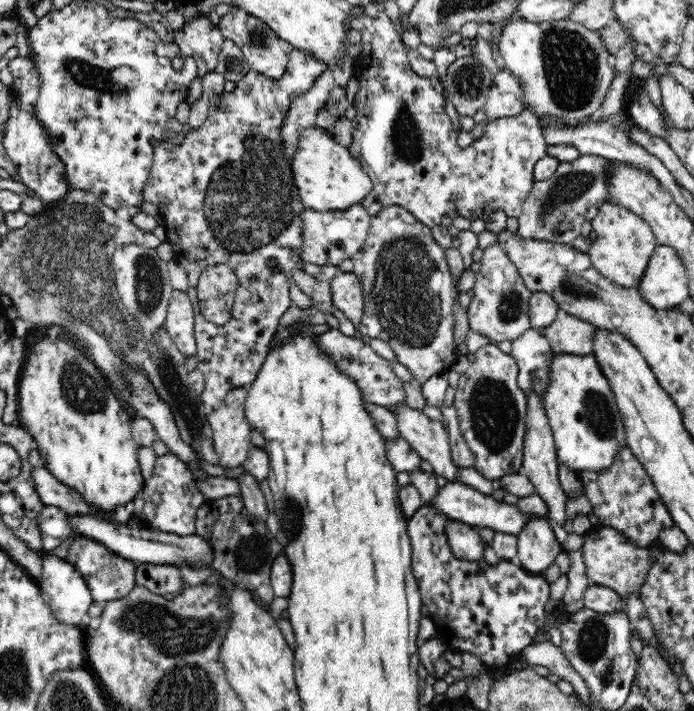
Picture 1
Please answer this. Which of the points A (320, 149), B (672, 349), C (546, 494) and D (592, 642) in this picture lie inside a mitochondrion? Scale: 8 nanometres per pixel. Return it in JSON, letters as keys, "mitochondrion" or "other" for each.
{"A":"other","B":"other","C":"other","D":"mitochondrion"}

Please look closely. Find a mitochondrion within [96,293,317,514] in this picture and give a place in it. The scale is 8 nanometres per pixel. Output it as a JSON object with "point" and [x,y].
{"point":[187,406]}

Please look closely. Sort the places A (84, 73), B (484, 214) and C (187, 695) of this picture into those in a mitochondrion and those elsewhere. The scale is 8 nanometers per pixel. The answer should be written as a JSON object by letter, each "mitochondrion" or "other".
{"A":"mitochondrion","B":"other","C":"mitochondrion"}

